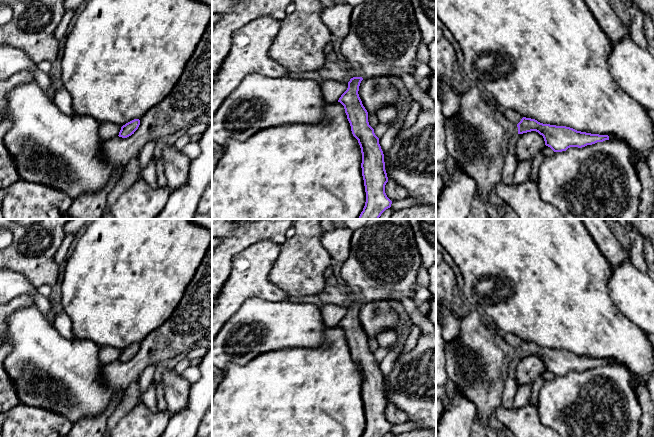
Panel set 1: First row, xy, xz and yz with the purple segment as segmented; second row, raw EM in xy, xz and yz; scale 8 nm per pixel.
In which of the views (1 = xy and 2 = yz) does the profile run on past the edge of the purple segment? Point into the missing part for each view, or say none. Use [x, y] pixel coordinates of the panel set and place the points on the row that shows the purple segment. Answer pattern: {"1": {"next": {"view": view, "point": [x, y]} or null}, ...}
{"1": {"next": null}, "2": {"next": {"view": "yz", "point": [477, 137]}}}

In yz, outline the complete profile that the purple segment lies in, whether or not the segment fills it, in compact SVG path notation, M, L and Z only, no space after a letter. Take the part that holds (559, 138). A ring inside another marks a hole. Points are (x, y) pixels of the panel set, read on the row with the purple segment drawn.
M476 86L468 87L459 96L459 112L444 119L445 146L456 166L474 179L477 194L485 202L489 201L491 191L501 182L508 142L514 135L536 131L554 152L609 140L608 135L543 124L526 117L515 124L490 105Z

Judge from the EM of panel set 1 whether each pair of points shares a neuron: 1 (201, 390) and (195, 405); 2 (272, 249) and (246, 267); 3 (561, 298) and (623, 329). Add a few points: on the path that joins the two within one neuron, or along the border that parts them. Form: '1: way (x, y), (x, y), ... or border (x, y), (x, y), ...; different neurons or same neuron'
1: way (201, 394), (199, 401); same neuron
2: way (266, 252), (252, 266); same neuron
3: way (576, 309), (596, 329), (608, 329); same neuron

